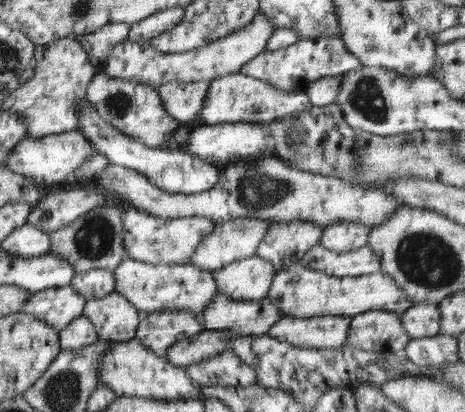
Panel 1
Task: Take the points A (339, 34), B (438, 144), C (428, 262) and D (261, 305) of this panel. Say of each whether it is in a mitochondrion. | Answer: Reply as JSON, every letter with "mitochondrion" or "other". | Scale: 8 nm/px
{"A":"other","B":"other","C":"mitochondrion","D":"other"}

